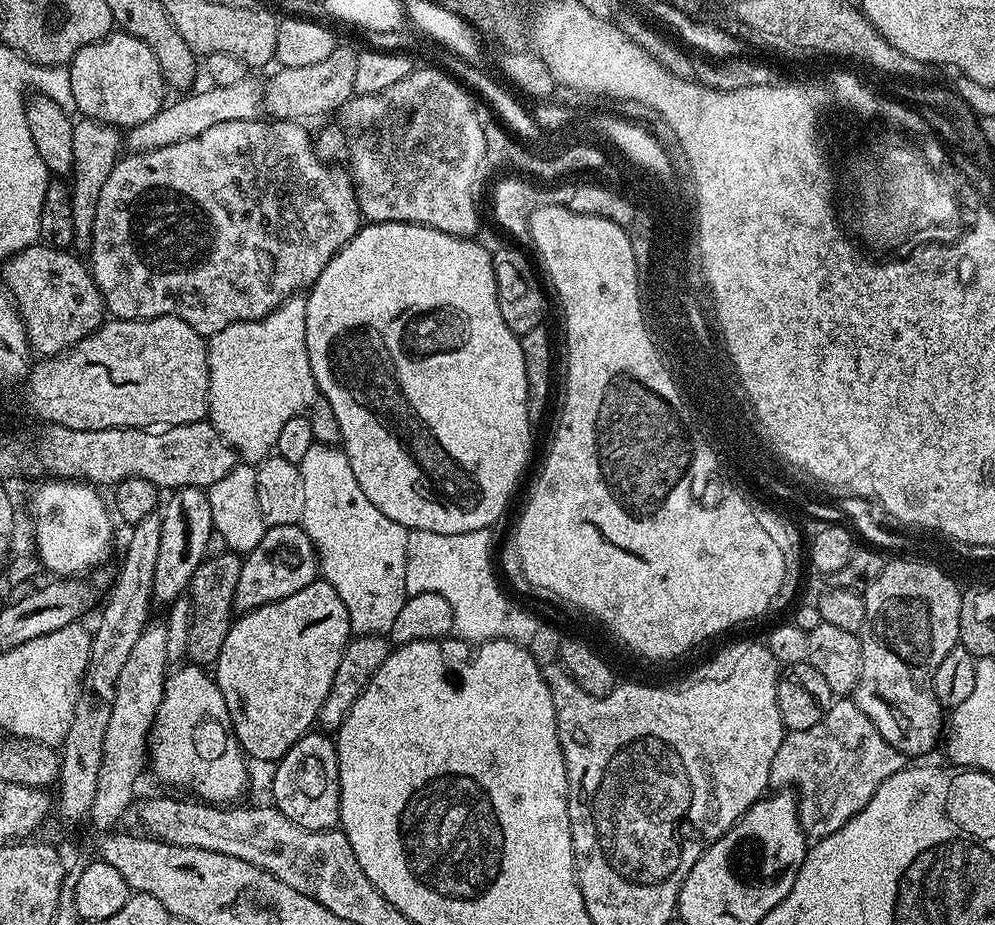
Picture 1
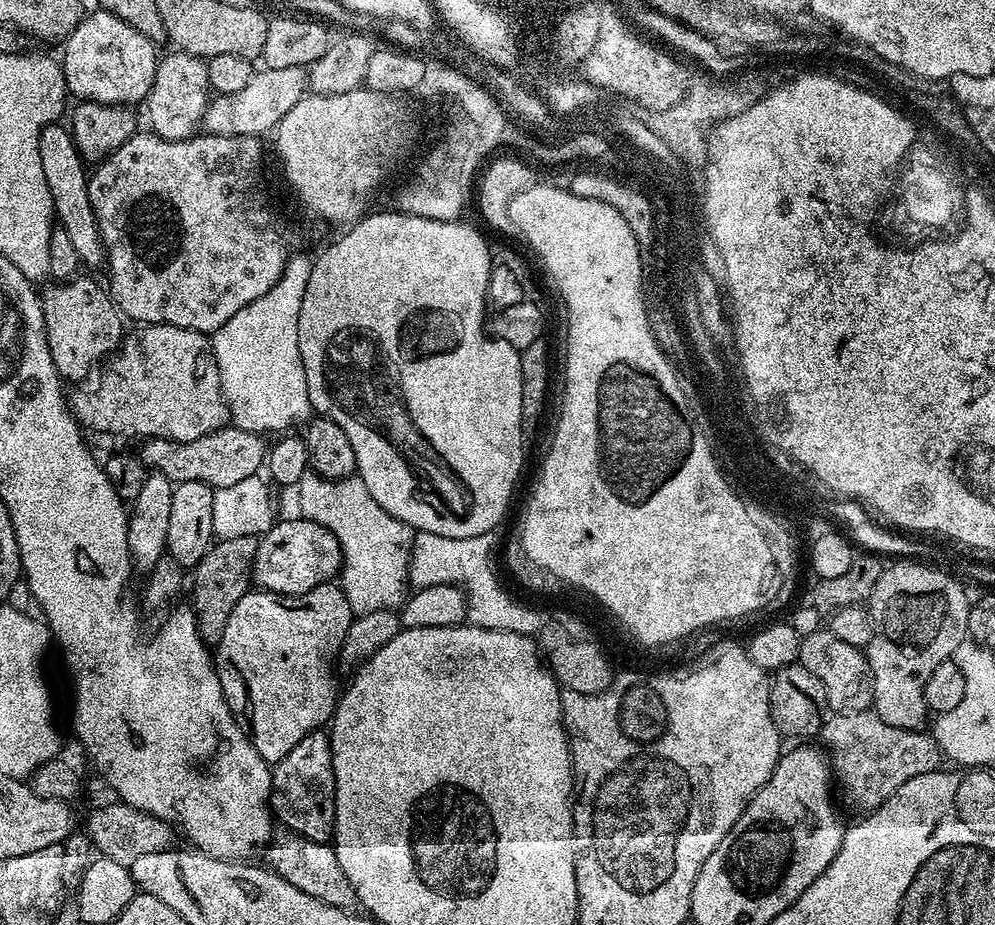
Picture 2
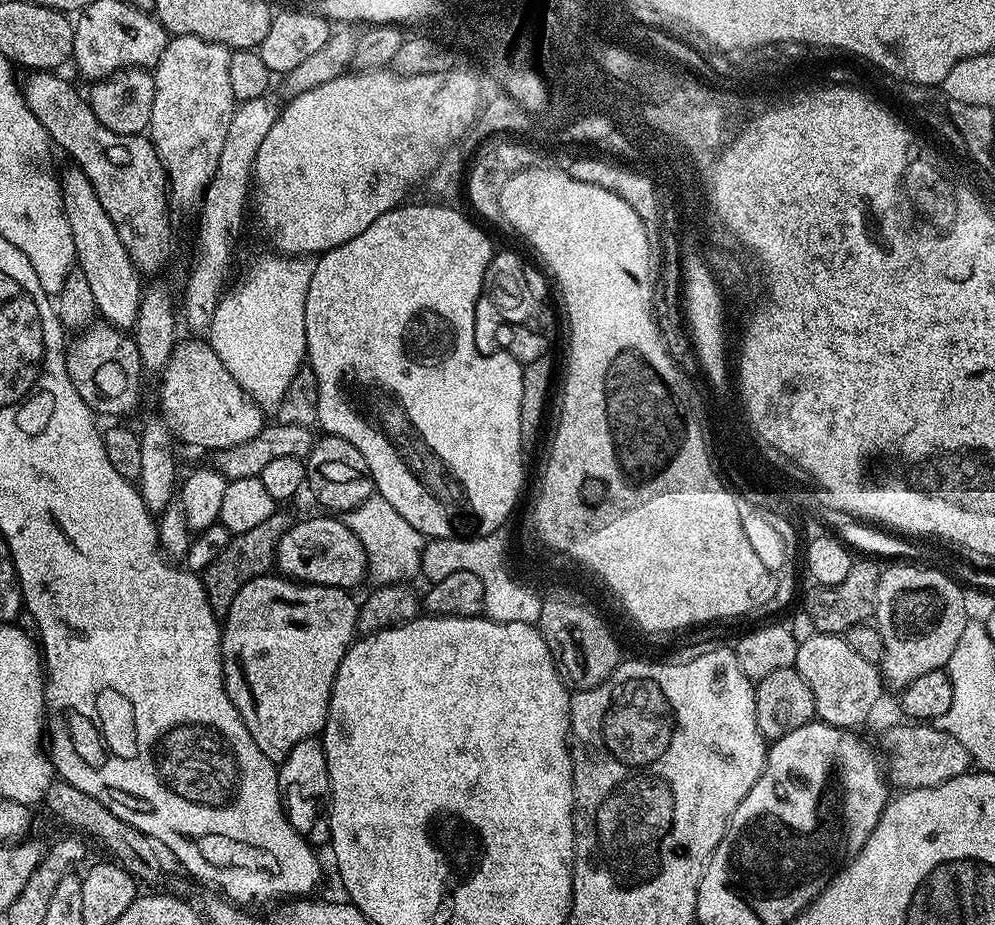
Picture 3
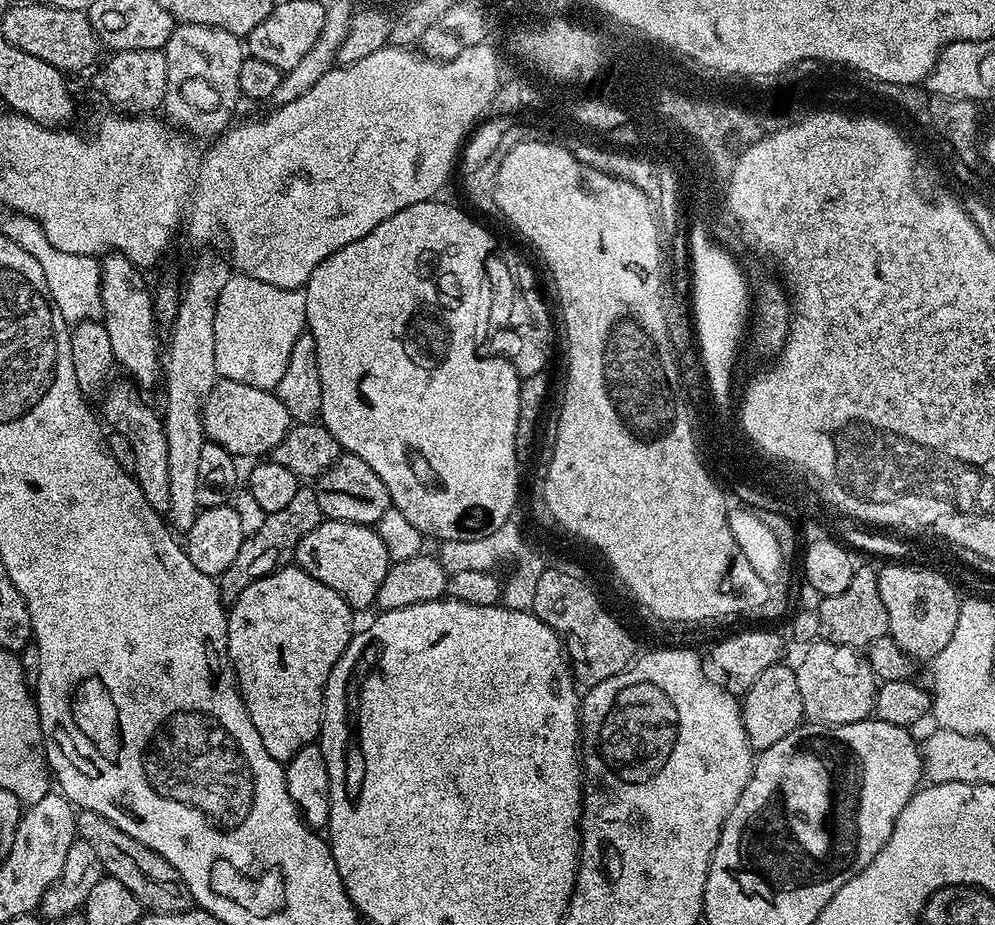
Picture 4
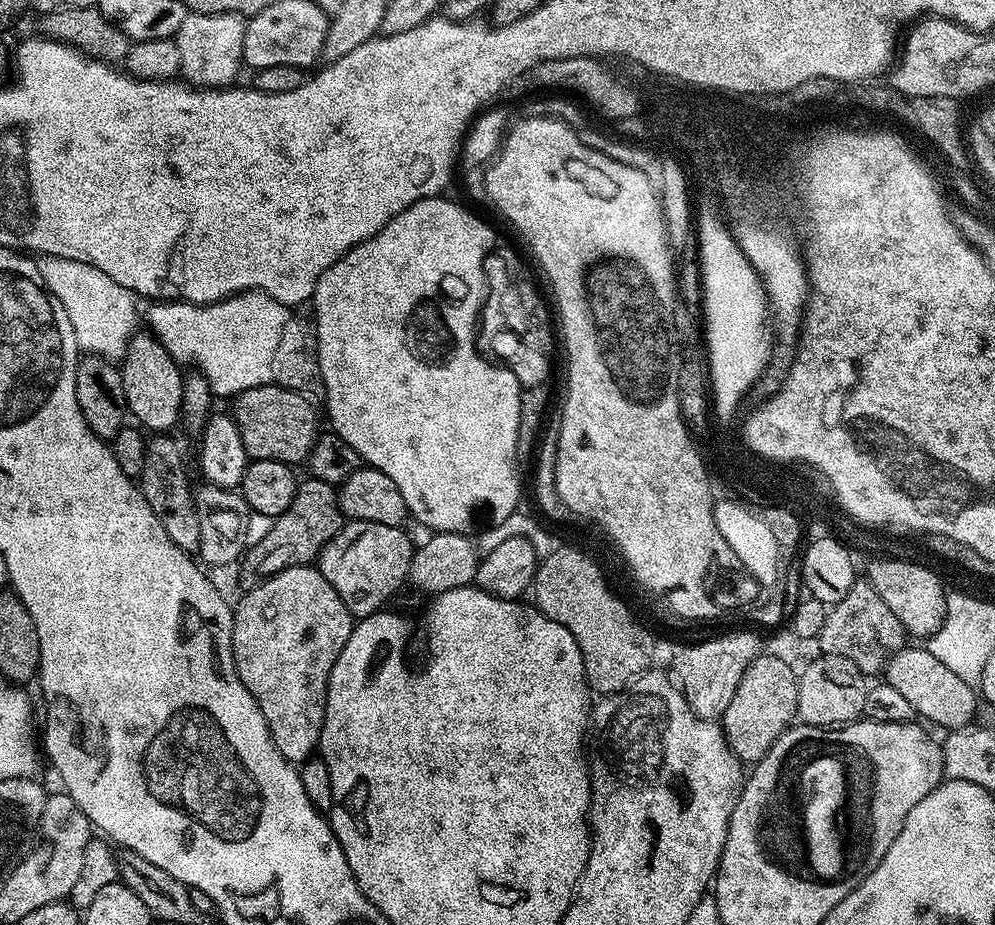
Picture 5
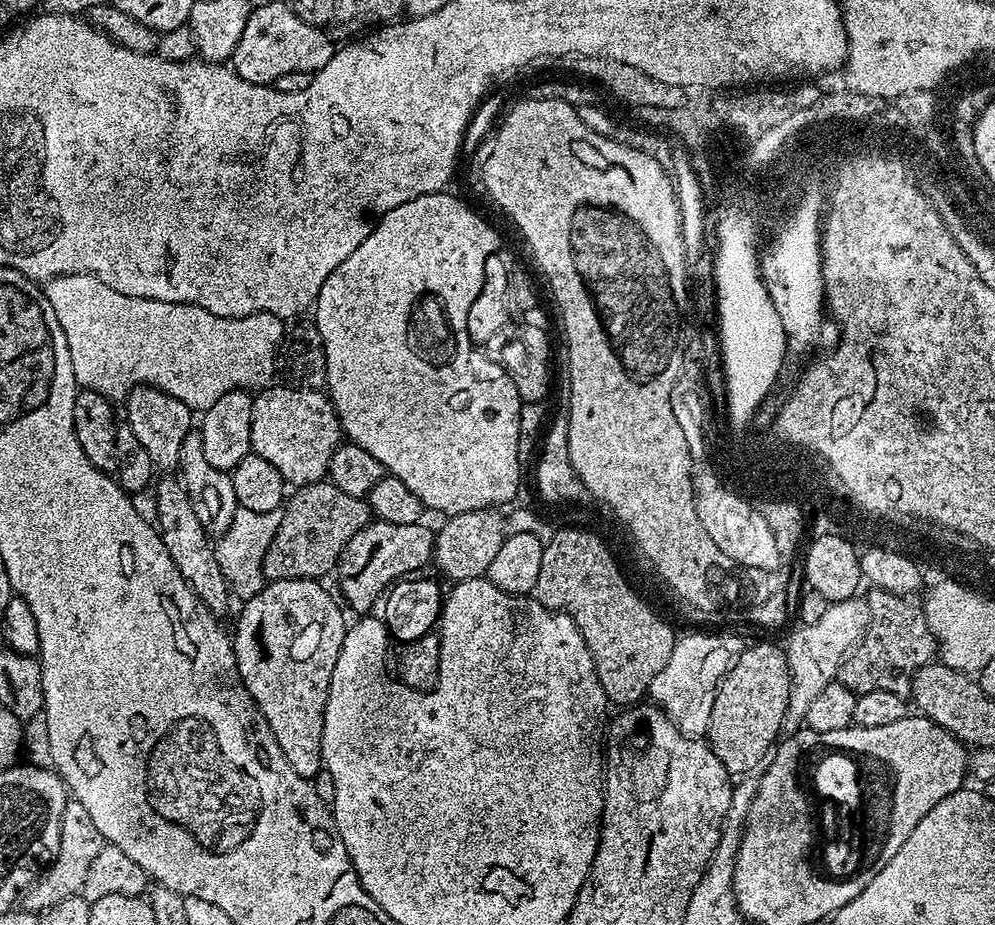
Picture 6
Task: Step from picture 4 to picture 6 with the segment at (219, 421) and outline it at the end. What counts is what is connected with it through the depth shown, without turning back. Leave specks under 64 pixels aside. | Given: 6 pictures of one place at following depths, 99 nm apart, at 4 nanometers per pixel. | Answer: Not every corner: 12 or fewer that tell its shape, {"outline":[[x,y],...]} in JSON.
{"outline":[[265,386],[250,442],[292,486],[342,443],[323,391]]}

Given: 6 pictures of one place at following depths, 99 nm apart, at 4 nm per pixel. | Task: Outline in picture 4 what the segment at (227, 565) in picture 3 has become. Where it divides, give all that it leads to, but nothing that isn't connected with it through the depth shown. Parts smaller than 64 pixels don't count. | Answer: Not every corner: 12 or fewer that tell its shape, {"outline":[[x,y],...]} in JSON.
{"outline":[[302,486],[267,513],[218,577],[233,604],[250,582],[295,557],[321,519],[318,492]]}

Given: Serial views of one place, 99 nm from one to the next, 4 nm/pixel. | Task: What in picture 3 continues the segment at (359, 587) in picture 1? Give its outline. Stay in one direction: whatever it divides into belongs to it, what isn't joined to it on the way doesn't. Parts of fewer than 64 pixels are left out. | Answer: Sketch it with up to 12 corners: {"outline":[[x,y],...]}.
{"outline":[[386,498],[347,513],[372,584],[411,581],[426,538]]}

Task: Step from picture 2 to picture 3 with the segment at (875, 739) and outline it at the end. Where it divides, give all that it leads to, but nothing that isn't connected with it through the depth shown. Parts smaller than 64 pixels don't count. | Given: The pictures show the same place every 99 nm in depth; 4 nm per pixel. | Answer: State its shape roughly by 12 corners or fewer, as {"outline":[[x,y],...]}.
{"outline":[[928,722],[893,730],[890,780],[929,788],[969,772],[972,755]]}

